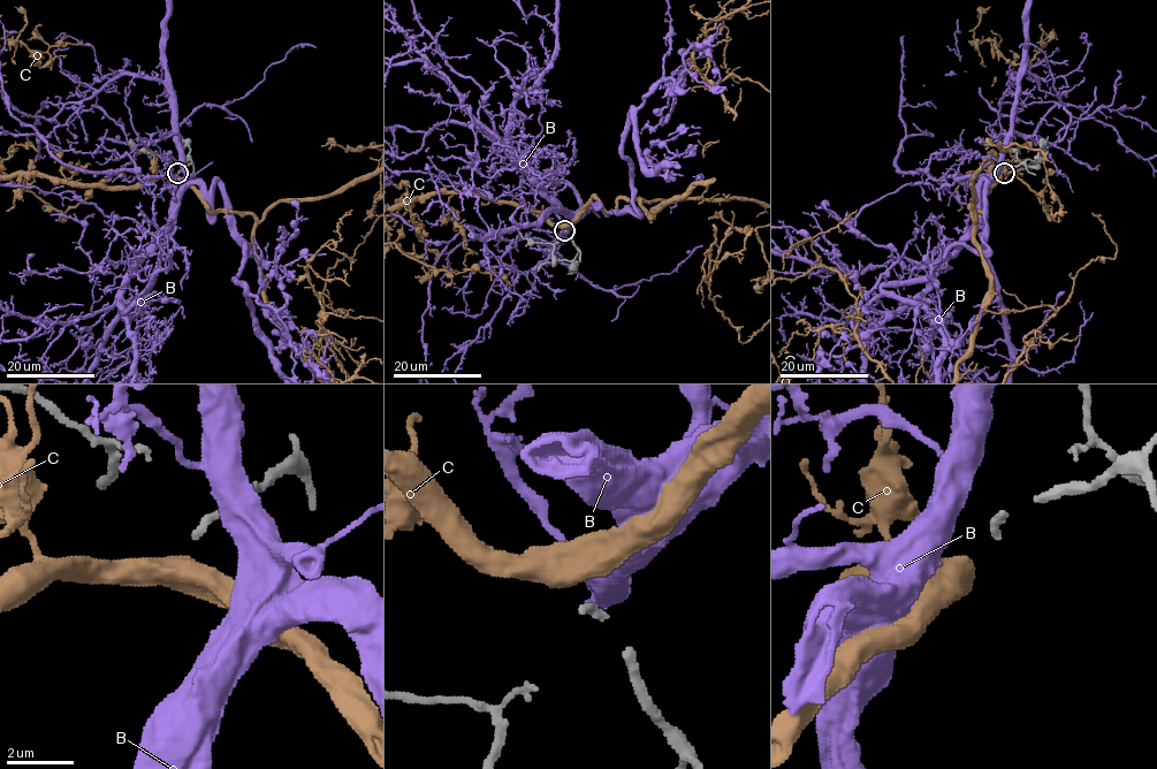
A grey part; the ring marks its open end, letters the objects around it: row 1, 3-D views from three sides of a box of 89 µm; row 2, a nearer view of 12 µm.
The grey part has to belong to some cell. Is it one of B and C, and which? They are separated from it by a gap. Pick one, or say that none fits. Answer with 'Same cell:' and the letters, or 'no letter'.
Same cell: C

